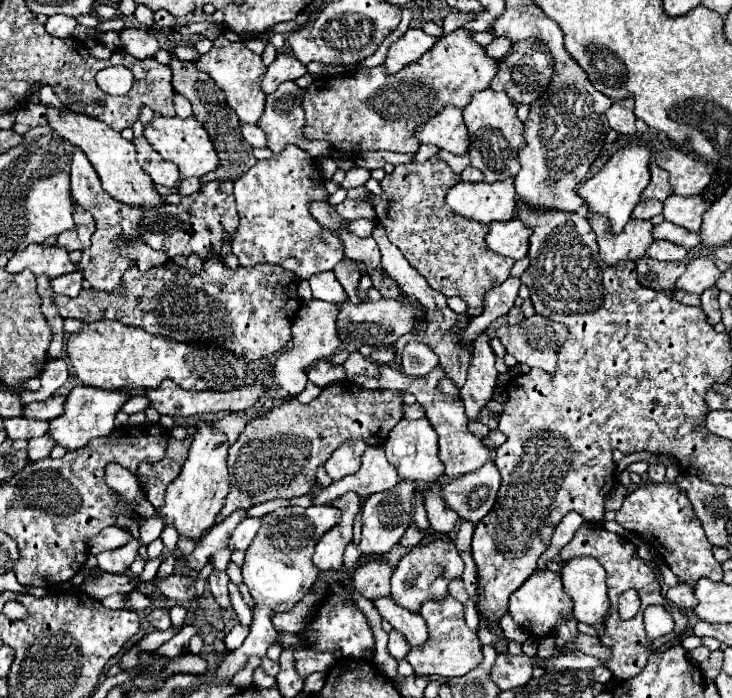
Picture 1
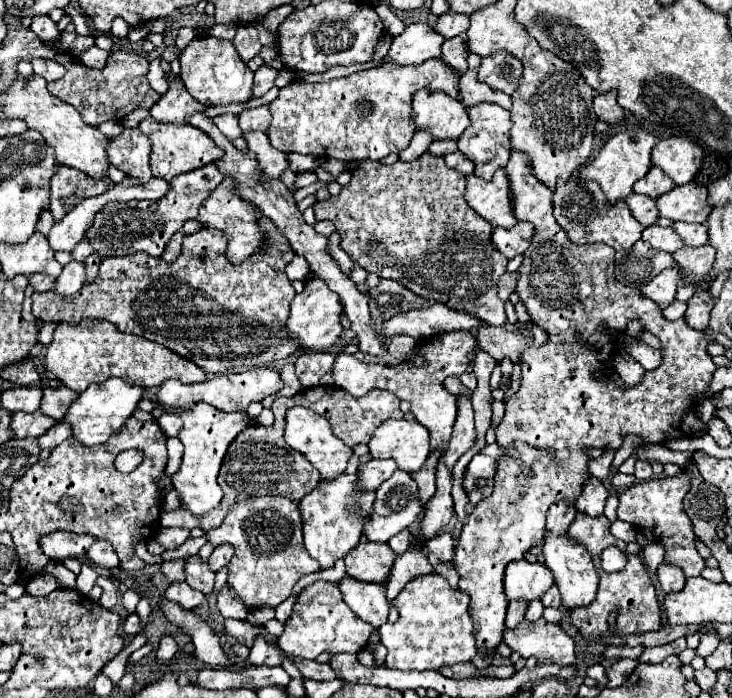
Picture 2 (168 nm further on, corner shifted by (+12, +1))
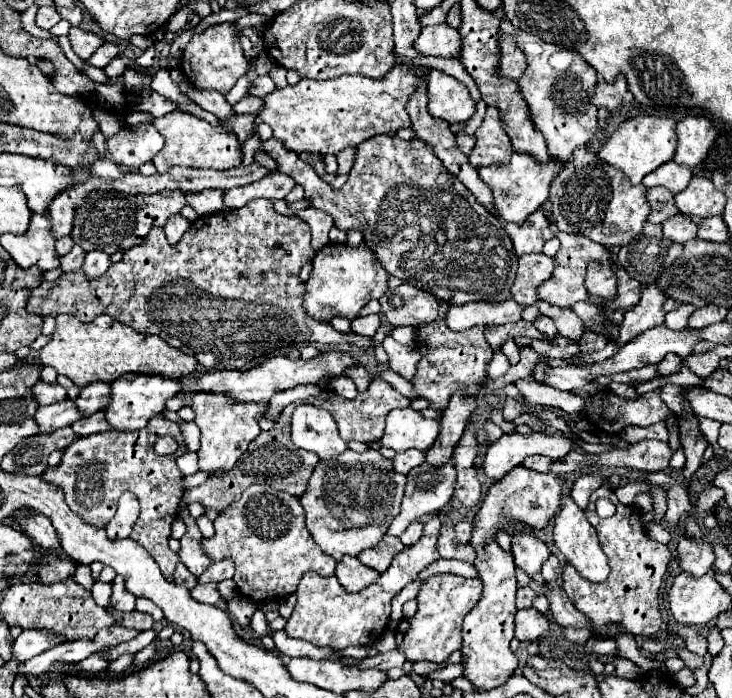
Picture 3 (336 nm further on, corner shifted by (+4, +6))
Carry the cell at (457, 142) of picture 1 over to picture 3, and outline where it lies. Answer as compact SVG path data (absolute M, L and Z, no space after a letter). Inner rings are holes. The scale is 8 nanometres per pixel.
M436 68L428 72L428 100L430 114L448 124L466 122L476 112L476 102L470 98L468 88Z

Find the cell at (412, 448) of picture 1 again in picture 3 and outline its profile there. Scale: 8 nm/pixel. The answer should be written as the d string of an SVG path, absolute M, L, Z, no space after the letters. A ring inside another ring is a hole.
M410 406L396 408L386 418L386 432L380 442L382 446L388 446L396 452L404 452L410 448L428 450L434 444L438 430L438 420L428 420Z

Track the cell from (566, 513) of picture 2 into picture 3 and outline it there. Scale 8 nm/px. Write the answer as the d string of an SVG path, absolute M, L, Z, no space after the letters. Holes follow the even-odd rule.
M600 470L578 476L578 480L574 482L574 486L572 486L572 490L570 490L570 494L572 494L574 502L576 502L582 510L586 510L590 494L592 494L596 488L600 488L604 480L606 480L606 476L604 476Z

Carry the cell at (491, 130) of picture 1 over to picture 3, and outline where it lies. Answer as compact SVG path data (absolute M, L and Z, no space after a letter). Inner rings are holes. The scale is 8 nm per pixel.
M488 108L482 126L476 130L476 146L468 154L468 162L474 168L490 164L506 164L512 154L512 142L504 130L498 108Z

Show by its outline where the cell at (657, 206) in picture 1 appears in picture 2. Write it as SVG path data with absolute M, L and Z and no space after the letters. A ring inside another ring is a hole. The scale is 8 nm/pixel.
M632 193L626 197L626 203L632 211L632 215L644 225L652 225L656 219L658 219L658 209L656 209L656 201L652 197L646 197L646 195L638 195L638 193Z

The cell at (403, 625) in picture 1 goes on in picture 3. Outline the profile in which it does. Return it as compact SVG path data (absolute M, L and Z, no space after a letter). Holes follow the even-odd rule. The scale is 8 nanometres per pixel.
M344 556L334 570L334 576L348 592L360 592L368 584L372 584L380 574L368 566L364 566L358 558Z

